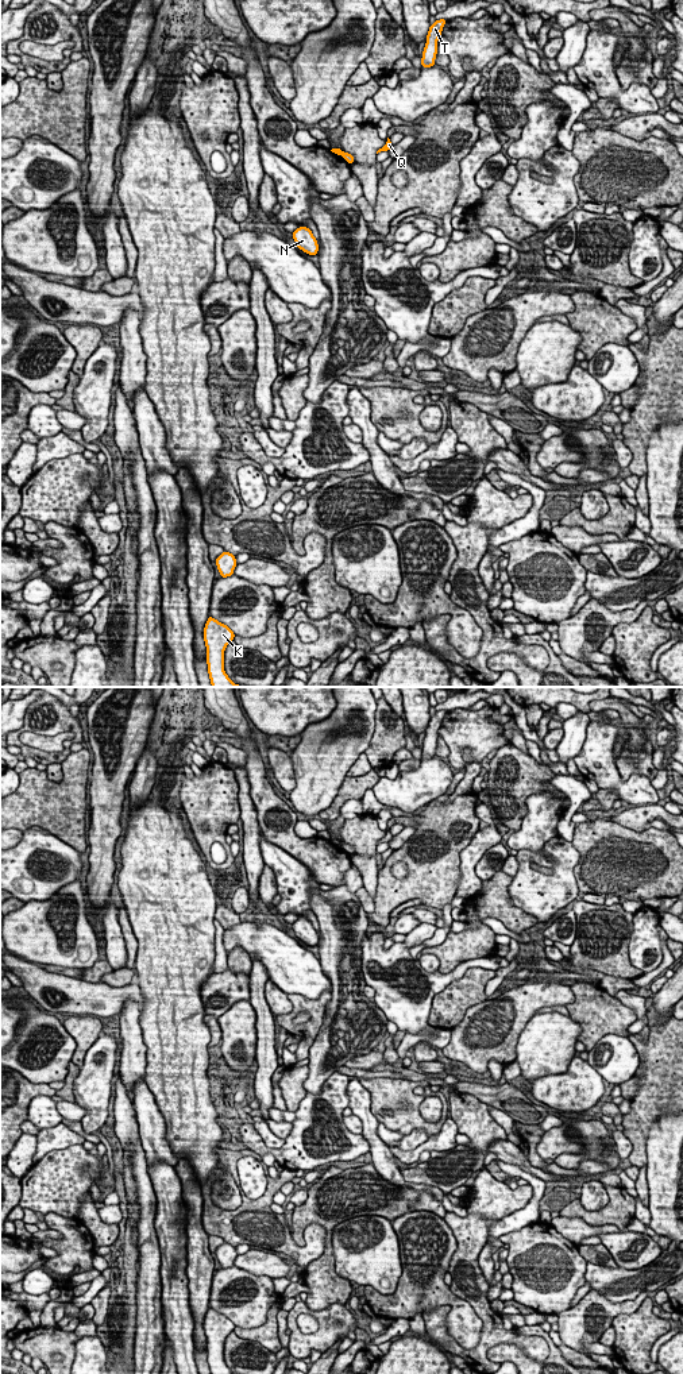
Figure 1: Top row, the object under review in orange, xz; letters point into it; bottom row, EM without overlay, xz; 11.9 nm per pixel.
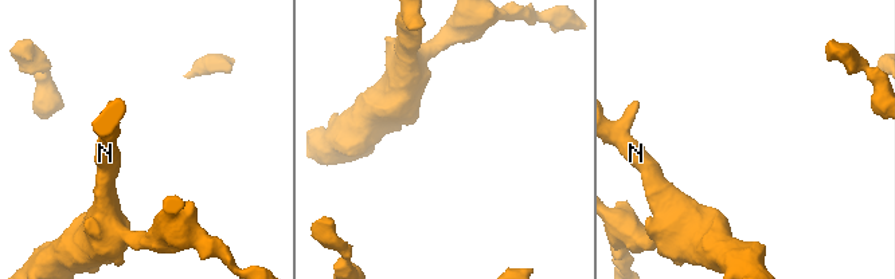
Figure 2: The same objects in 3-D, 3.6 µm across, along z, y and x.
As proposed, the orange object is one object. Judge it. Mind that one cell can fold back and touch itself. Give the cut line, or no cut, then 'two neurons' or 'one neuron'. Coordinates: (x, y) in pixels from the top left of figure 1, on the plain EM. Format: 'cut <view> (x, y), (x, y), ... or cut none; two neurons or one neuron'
cut xz (340, 841), (339, 845); two neurons

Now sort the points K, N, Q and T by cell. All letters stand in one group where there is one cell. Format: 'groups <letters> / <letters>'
groups K N / Q T

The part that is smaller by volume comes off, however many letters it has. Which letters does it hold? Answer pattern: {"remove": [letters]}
{"remove": ["Q", "T"]}

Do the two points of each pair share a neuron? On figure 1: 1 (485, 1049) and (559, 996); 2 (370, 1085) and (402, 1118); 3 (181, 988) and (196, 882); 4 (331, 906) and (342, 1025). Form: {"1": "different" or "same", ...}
{"1": "same", "2": "same", "3": "same", "4": "same"}

